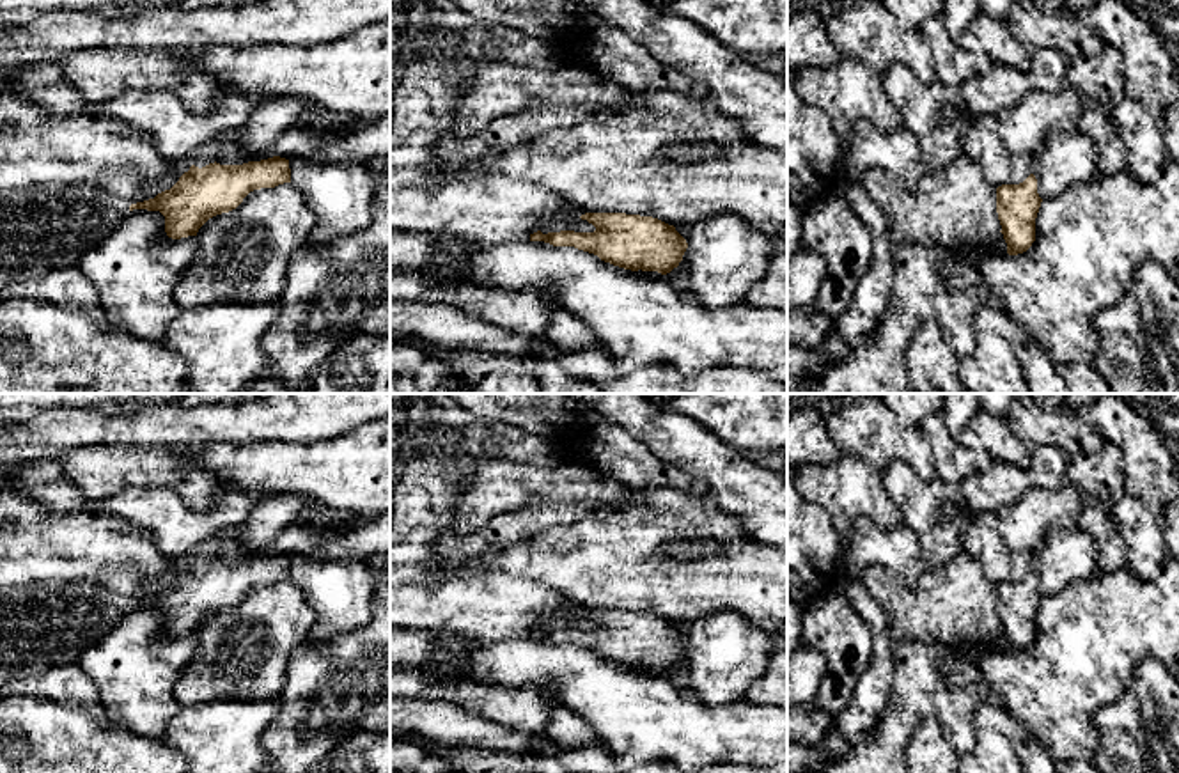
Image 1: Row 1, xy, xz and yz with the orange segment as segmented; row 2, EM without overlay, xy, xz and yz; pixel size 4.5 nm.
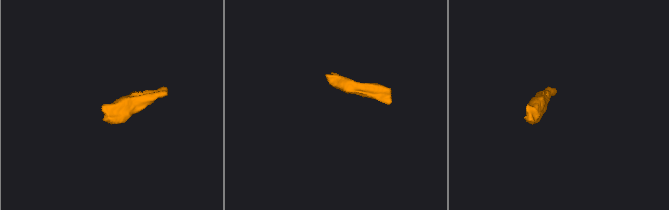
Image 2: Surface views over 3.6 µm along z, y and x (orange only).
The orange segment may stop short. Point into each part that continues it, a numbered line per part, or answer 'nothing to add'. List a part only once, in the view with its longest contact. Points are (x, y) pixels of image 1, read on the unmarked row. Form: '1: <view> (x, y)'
1: xy (270, 516)

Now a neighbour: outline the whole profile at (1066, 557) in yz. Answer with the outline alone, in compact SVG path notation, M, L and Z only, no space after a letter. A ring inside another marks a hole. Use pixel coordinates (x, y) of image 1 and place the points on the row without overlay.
M1080 528L1073 532L1051 530L1030 562L1042 597L1055 596L1069 583L1099 574L1094 541Z

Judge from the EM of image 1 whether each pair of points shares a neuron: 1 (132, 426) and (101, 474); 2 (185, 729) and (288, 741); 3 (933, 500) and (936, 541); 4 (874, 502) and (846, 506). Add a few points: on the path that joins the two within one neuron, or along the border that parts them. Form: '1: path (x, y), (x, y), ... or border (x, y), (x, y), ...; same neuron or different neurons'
1: border (162, 444), (149, 447), (78, 447); different neurons
2: border (277, 701), (273, 720), (263, 734), (265, 754); different neurons
3: path (933, 511), (931, 525), (936, 530); same neuron
4: path (867, 502), (853, 502); same neuron

